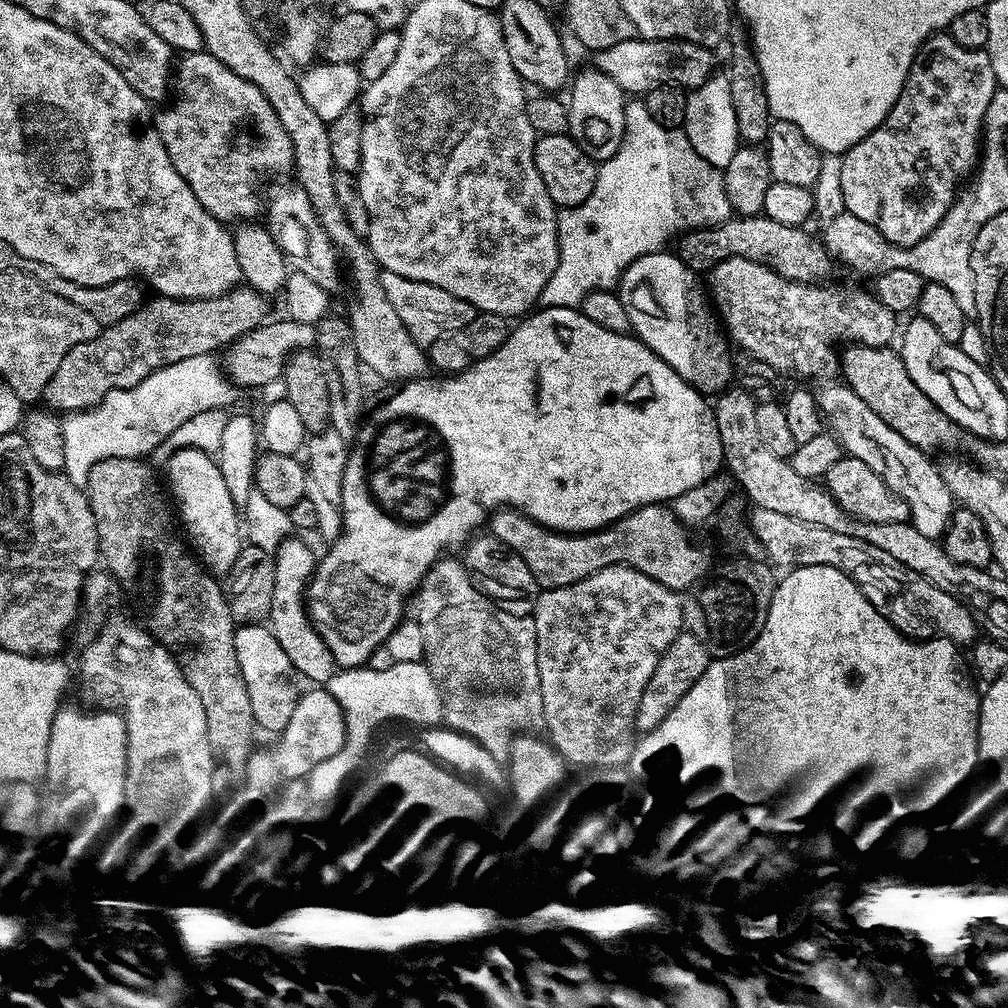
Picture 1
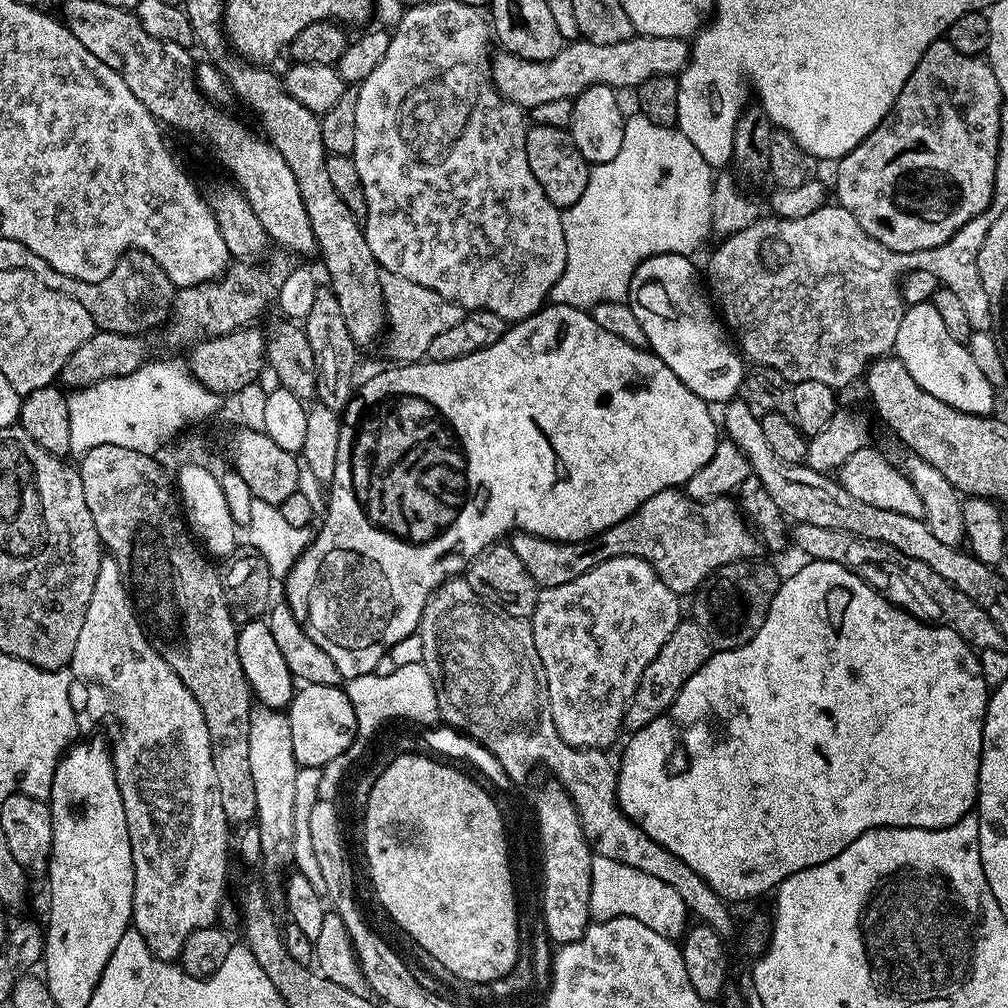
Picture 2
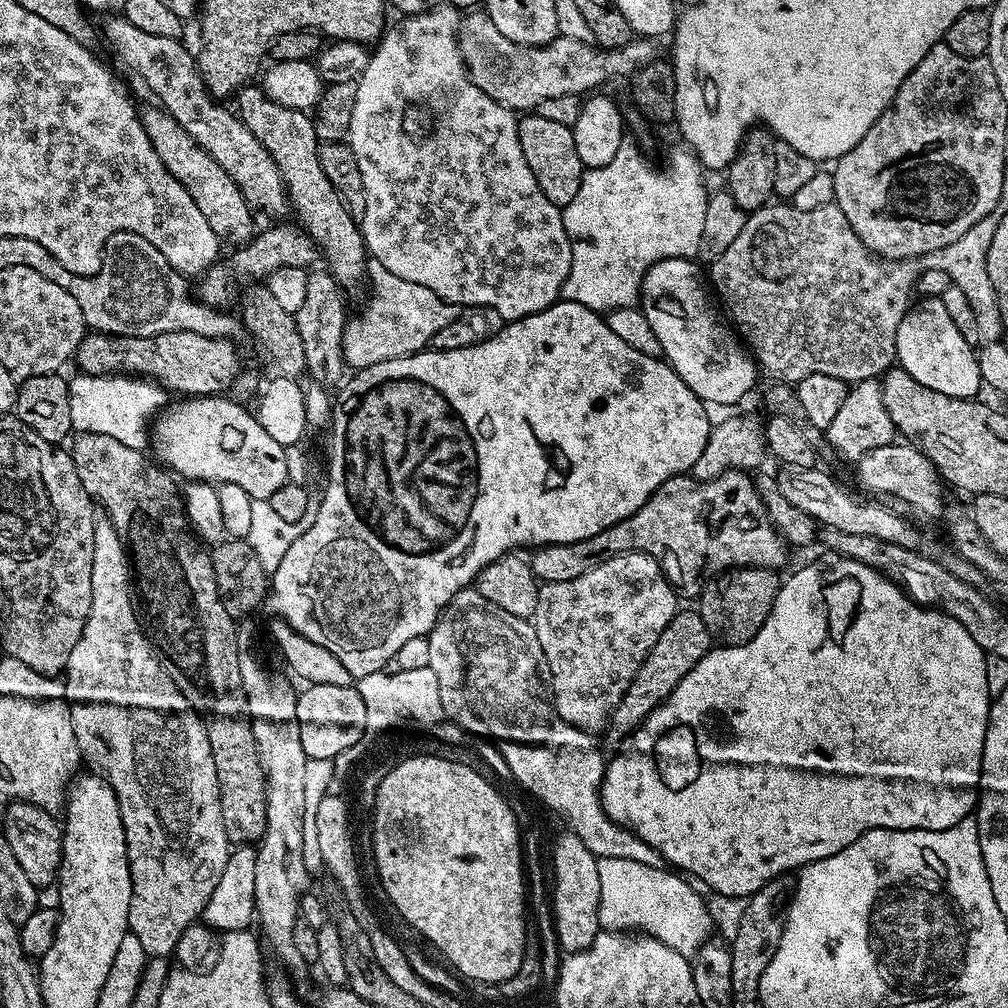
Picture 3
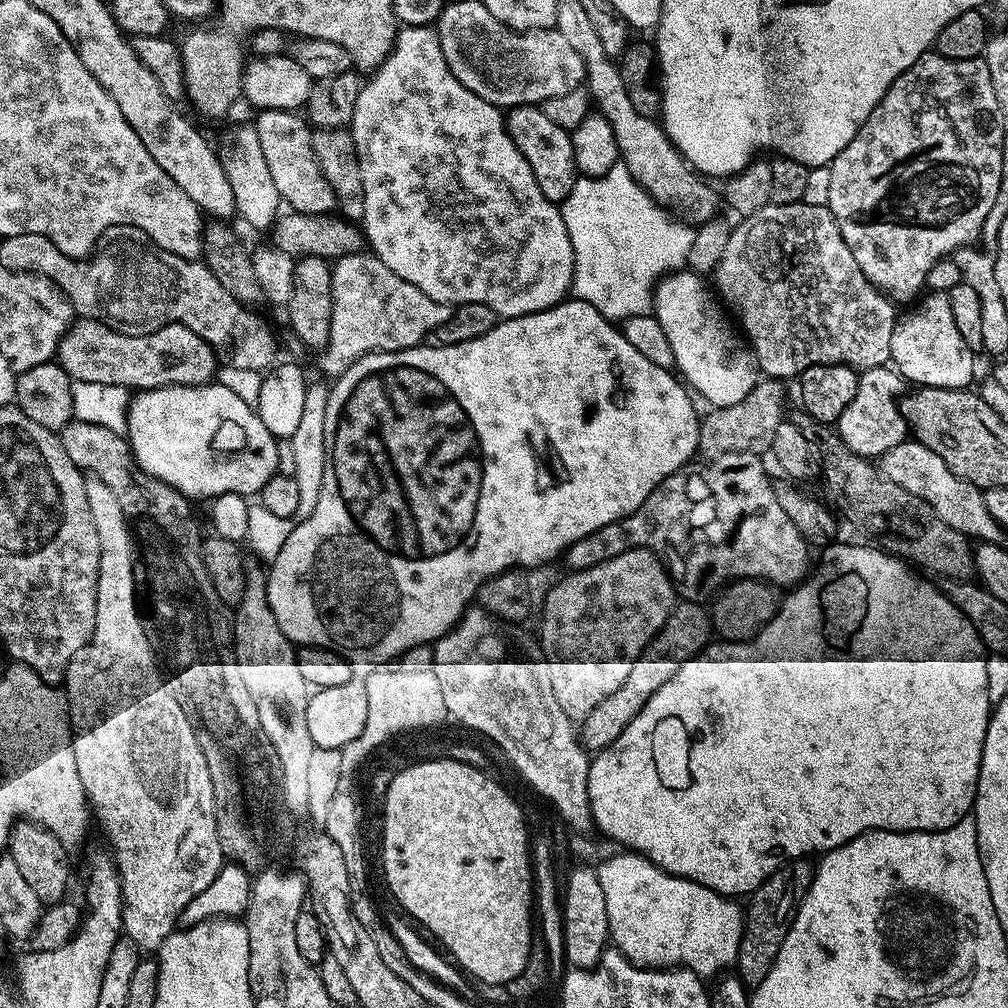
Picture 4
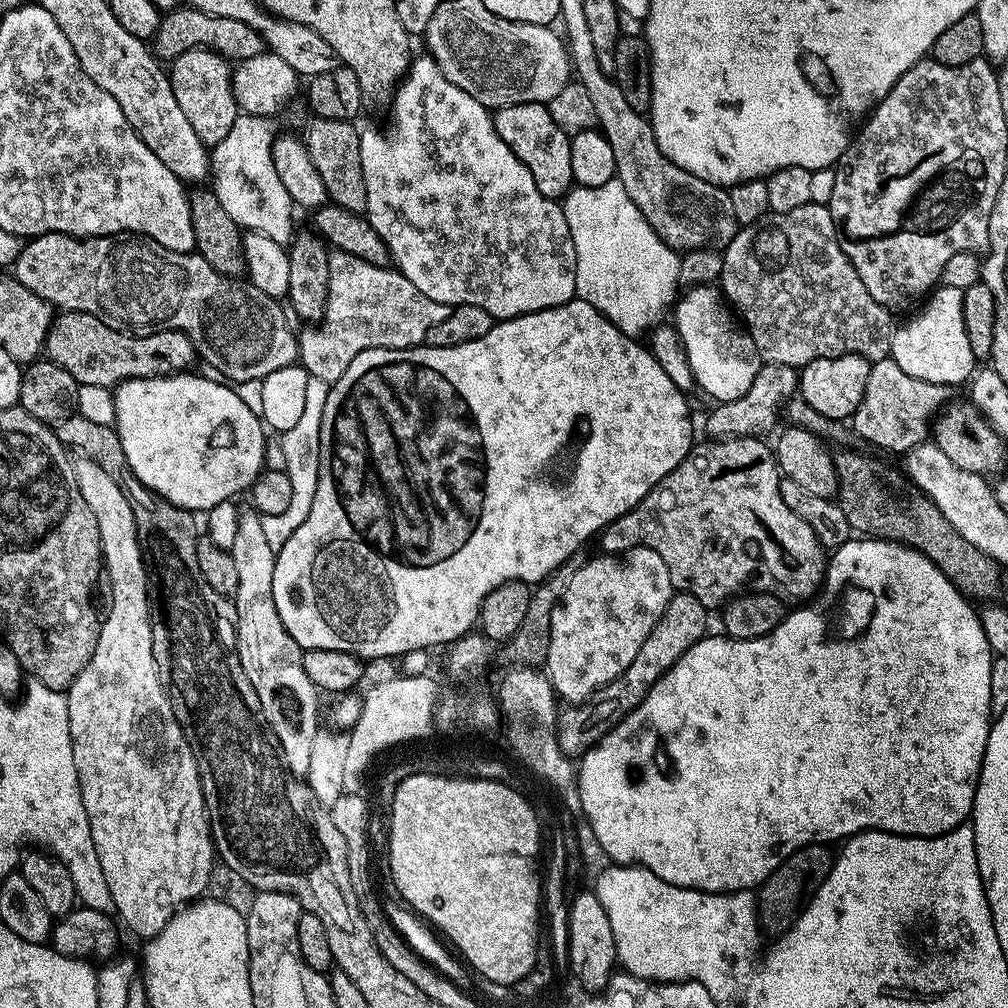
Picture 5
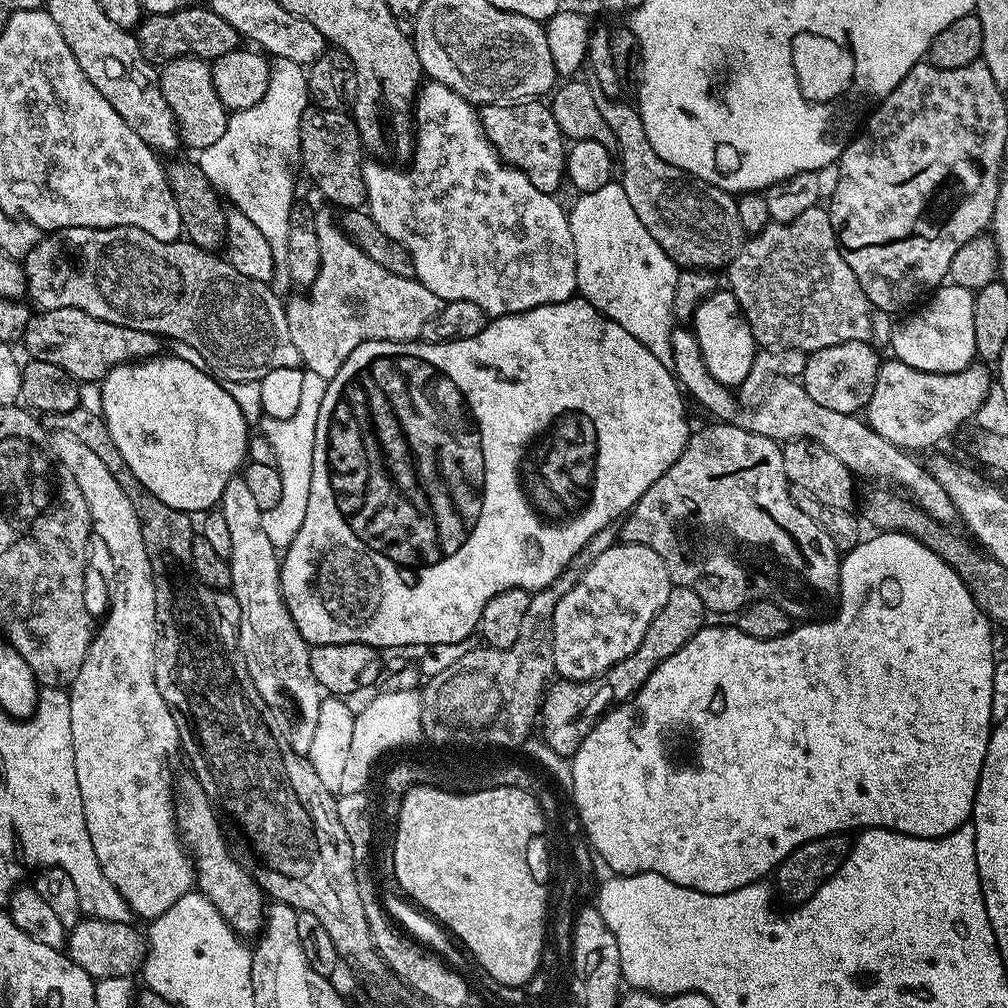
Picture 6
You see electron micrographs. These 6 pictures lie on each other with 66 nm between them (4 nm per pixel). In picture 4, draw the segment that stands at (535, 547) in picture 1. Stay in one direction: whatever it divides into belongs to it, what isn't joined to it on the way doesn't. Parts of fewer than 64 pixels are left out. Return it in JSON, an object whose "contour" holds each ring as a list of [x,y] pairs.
{"contour":[[[728,452],[705,459],[700,464],[685,464],[683,468],[667,476],[646,498],[646,502],[638,506],[638,510],[571,544],[562,557],[565,569],[568,572],[590,570],[590,566],[598,566],[602,561],[628,552],[631,548],[647,548],[664,561],[664,567],[668,569],[677,593],[688,602],[707,601],[717,589],[735,579],[766,580],[773,586],[799,584],[810,572],[810,545],[799,533],[798,527],[794,526],[789,515],[778,506],[772,489],[773,477],[768,476],[762,461],[764,460],[754,453]]]}

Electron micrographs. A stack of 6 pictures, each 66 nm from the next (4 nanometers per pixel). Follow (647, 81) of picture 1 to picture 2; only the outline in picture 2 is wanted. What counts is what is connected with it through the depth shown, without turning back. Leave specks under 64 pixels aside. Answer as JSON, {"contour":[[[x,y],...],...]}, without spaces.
{"contour":[[[633,34],[626,42],[614,42],[610,46],[598,46],[591,44],[589,40],[576,38],[573,44],[572,41],[565,43],[560,52],[554,54],[554,58],[549,60],[523,60],[505,51],[501,51],[499,55],[491,57],[492,85],[507,103],[519,104],[521,108],[531,110],[534,106],[542,106],[542,102],[554,102],[554,98],[572,100],[595,84],[608,84],[617,90],[623,90],[623,88],[636,90],[655,76],[676,76],[683,72],[688,64],[690,44],[684,38],[658,38]]]}

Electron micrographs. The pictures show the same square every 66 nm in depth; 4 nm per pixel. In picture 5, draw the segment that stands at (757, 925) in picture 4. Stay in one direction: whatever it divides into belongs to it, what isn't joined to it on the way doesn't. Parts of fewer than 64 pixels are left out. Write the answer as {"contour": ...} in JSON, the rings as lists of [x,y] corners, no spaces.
{"contour":[[[808,844],[790,854],[769,874],[758,889],[758,920],[765,929],[783,934],[796,923],[804,905],[819,893],[822,882],[830,874],[834,852],[828,844]]]}

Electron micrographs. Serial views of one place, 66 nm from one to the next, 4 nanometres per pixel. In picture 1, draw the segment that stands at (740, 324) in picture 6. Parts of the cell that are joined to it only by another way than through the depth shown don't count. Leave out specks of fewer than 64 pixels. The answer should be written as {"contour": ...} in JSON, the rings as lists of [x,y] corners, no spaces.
{"contour":[[[671,251],[651,252],[635,260],[624,271],[618,285],[618,295],[622,306],[626,306],[626,318],[630,318],[630,326],[636,339],[641,340],[654,355],[667,362],[693,388],[704,394],[719,394],[733,383],[733,353],[728,350],[729,341],[714,315],[713,305],[705,289],[704,292],[700,289],[699,278],[701,277],[695,271]]]}

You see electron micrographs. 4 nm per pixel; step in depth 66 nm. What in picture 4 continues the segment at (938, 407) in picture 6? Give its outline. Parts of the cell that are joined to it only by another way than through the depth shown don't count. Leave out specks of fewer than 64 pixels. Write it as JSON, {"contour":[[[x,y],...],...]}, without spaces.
{"contour":[[[889,365],[870,367],[859,373],[858,390],[836,423],[836,431],[850,450],[868,459],[879,458],[908,438],[910,429],[898,403],[905,390],[903,376]]]}

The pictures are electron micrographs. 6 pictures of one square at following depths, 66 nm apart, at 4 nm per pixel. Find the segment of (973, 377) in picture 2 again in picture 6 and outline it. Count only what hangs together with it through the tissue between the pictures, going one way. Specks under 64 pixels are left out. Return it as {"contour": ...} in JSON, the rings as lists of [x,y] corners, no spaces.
{"contour":[[[951,282],[941,284],[915,309],[917,312],[901,328],[899,325],[891,333],[891,355],[907,366],[913,367],[914,370],[942,374],[962,370],[977,359],[974,306],[975,295],[972,290],[964,289]]]}

